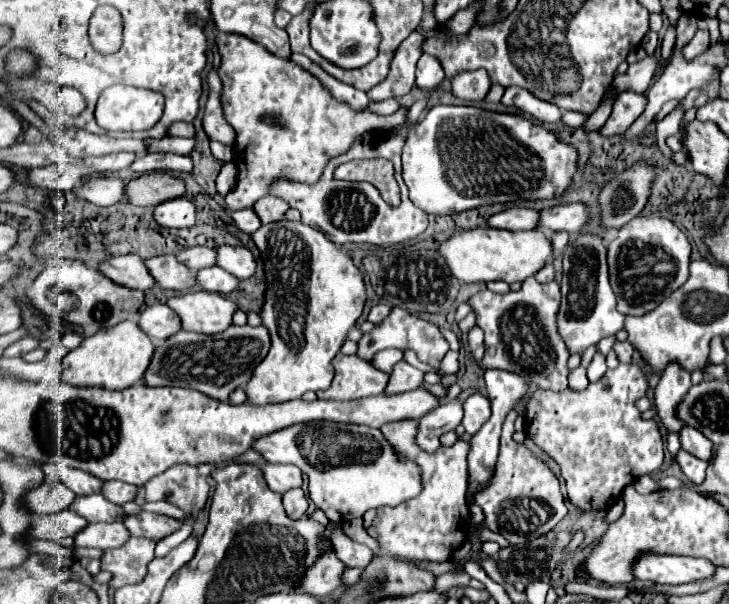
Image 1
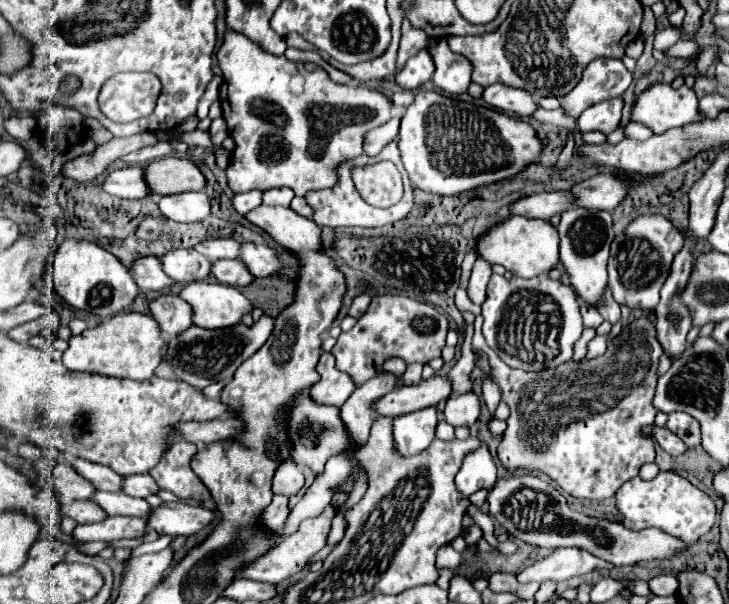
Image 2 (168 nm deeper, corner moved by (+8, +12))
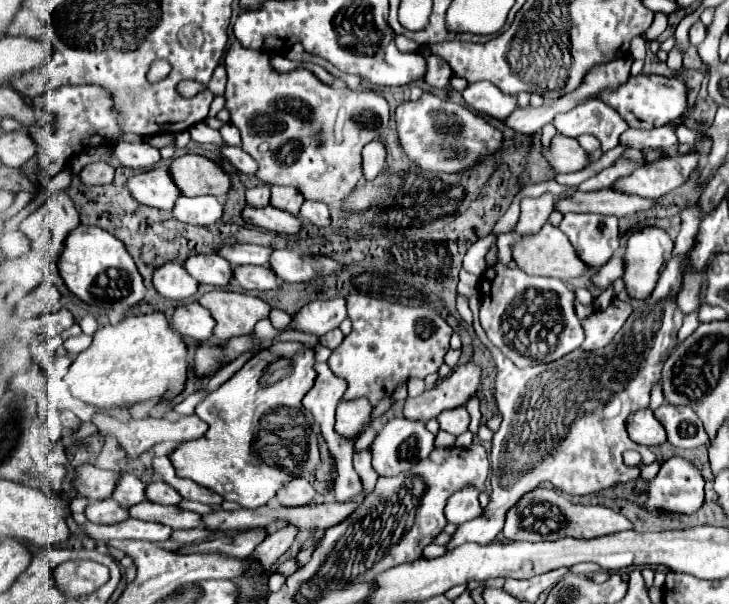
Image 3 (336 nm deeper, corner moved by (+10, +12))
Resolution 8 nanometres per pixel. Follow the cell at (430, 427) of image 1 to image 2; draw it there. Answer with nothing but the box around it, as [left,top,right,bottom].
[392,408,436,456]

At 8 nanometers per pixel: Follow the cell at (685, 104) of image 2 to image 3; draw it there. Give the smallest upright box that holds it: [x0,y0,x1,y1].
[598,74,688,130]

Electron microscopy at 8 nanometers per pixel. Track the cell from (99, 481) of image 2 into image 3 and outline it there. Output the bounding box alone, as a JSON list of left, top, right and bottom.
[112,472,146,508]

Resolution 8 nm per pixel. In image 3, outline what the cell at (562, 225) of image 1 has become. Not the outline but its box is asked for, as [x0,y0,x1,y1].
[612,154,698,198]

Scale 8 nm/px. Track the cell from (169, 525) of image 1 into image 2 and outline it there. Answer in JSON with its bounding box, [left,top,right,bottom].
[148,502,214,536]

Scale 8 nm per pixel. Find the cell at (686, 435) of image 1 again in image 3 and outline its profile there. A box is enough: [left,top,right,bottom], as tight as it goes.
[654,404,708,448]

